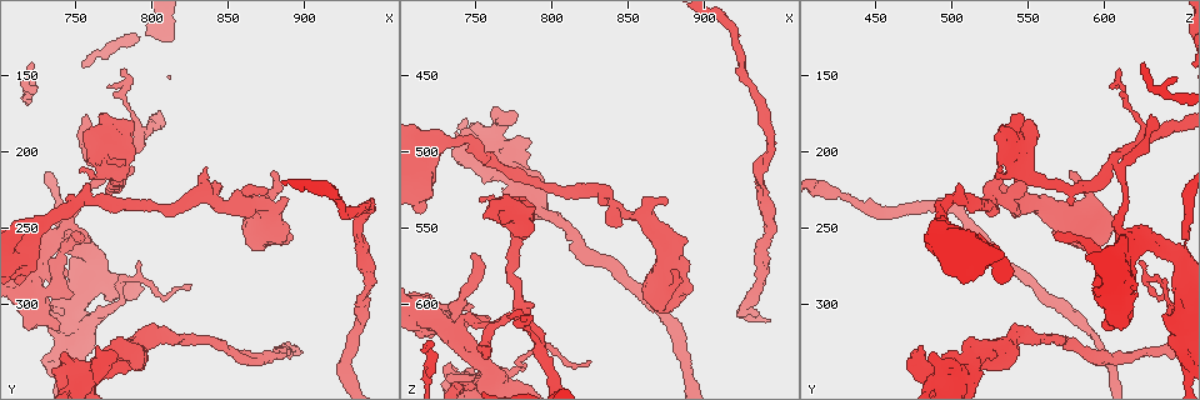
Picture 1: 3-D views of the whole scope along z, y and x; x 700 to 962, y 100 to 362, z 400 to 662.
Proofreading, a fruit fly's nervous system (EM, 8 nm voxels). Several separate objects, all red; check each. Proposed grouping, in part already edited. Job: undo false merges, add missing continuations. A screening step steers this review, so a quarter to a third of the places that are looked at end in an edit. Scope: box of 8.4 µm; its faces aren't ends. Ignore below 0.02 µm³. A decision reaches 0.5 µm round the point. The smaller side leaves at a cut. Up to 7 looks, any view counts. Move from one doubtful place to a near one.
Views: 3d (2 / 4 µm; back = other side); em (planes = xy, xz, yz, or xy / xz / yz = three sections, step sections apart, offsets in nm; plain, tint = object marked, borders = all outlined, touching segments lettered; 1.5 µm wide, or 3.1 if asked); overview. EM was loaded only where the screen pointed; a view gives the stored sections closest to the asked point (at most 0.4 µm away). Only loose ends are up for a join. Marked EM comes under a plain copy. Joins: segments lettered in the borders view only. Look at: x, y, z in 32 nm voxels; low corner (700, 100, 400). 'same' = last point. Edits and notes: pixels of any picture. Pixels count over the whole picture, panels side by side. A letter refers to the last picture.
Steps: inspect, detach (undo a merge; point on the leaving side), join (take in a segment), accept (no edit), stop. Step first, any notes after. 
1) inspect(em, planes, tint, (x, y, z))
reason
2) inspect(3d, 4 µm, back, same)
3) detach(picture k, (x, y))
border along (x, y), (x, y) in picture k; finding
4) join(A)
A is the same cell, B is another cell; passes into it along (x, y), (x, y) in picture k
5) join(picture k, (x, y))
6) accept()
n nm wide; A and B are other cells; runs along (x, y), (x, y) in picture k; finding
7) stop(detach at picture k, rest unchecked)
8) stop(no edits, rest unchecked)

inspect(em, xy, step 8, tint, (834, 212, 532))
an open end

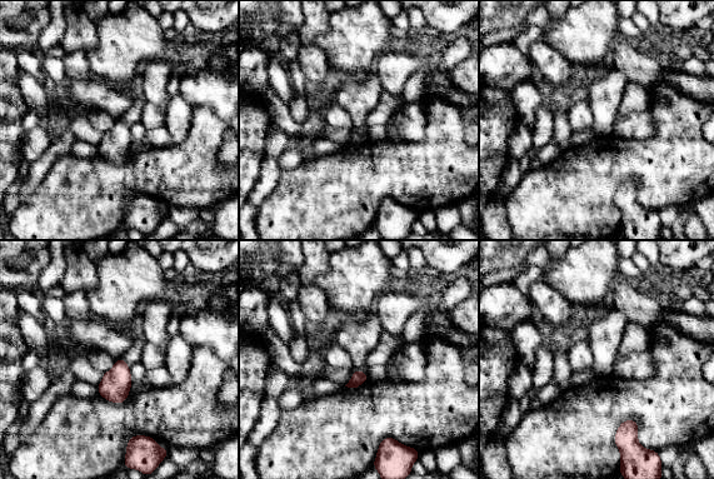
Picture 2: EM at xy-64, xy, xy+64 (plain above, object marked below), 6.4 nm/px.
inspect(em, xz, step 4, borders, same)
another direction

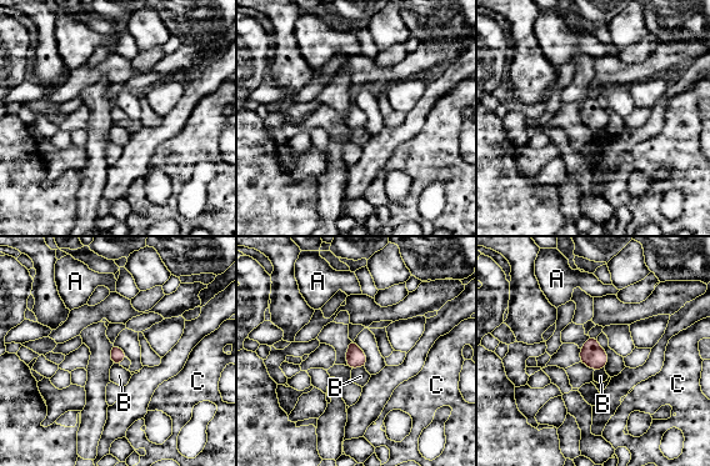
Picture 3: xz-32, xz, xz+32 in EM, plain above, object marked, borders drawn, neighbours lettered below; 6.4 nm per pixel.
accept()
A, B and C are other cells; border along (364, 366), (351, 370) in picture 3; none of them fits

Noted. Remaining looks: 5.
inspect(em, yz, step 8, tint, (758, 260, 612))
free end

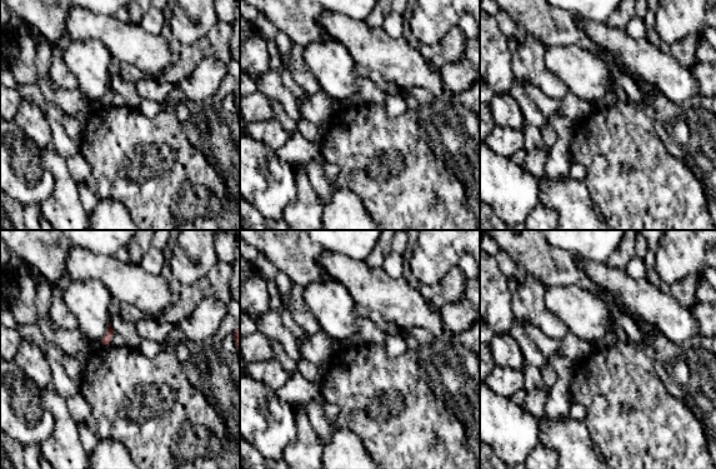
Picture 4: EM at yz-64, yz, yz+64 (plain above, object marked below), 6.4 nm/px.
inspect(em, yz, step 8, borders, same)

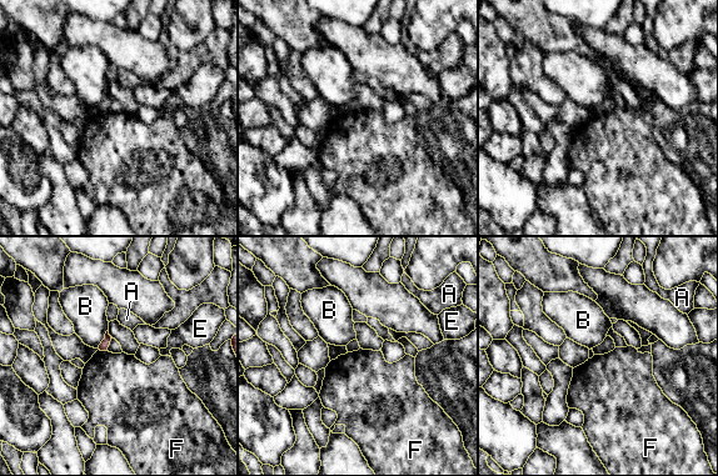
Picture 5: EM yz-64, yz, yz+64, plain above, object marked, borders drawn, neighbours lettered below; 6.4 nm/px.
accept()
A, B, E and F are other cells; border along (96, 350), (108, 352) in picture 5; none of them fits

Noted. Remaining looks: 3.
inspect(em, xz, step 4, borders, (888, 254, 590))
branch stops here

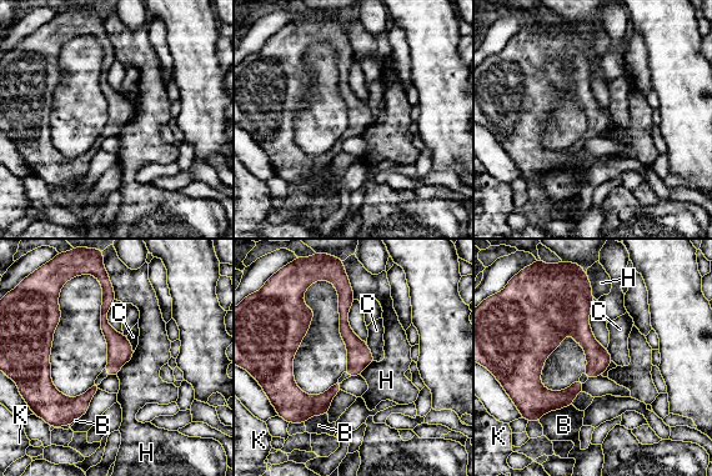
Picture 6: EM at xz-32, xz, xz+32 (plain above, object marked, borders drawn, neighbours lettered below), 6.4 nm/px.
inspect(em, planes, borders, same)
cut it another way

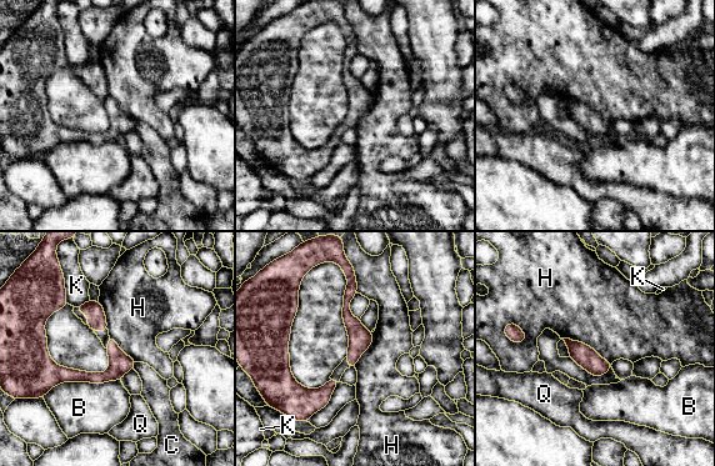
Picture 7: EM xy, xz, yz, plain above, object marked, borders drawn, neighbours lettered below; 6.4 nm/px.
accept()
B, C, H, K and Q are other cells; none of them fits

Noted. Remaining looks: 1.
stop(no edits, rest unchecked)

